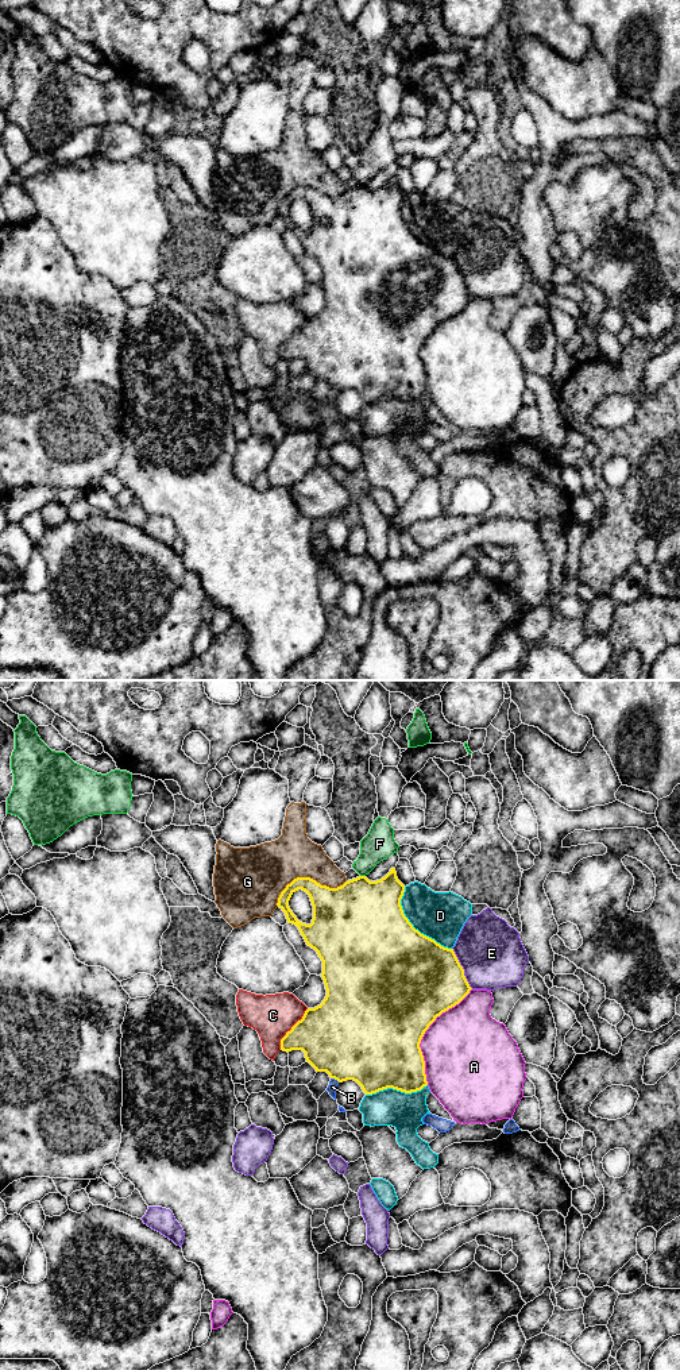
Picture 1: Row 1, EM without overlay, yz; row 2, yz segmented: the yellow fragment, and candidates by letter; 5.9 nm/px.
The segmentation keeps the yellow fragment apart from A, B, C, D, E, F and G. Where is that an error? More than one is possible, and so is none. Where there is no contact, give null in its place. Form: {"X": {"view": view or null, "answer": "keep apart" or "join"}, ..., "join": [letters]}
{"A": {"view": "yz", "answer": "keep apart"}, "B": {"view": "yz", "answer": "keep apart"}, "C": {"view": "yz", "answer": "keep apart"}, "D": {"view": "yz", "answer": "keep apart"}, "E": {"view": "yz", "answer": "keep apart"}, "F": {"view": "yz", "answer": "keep apart"}, "G": {"view": "yz", "answer": "keep apart"}, "join": []}

